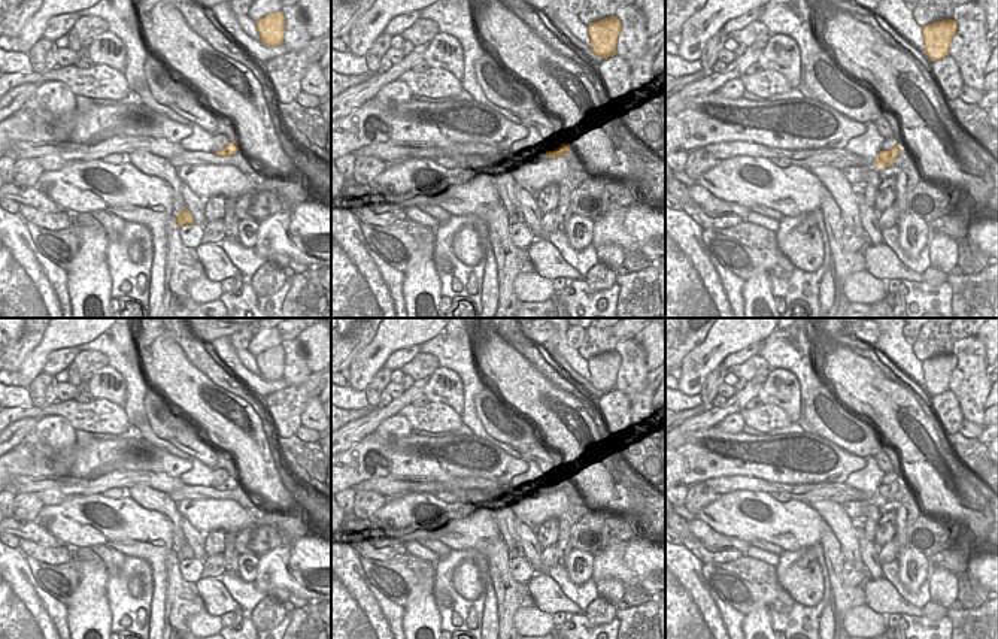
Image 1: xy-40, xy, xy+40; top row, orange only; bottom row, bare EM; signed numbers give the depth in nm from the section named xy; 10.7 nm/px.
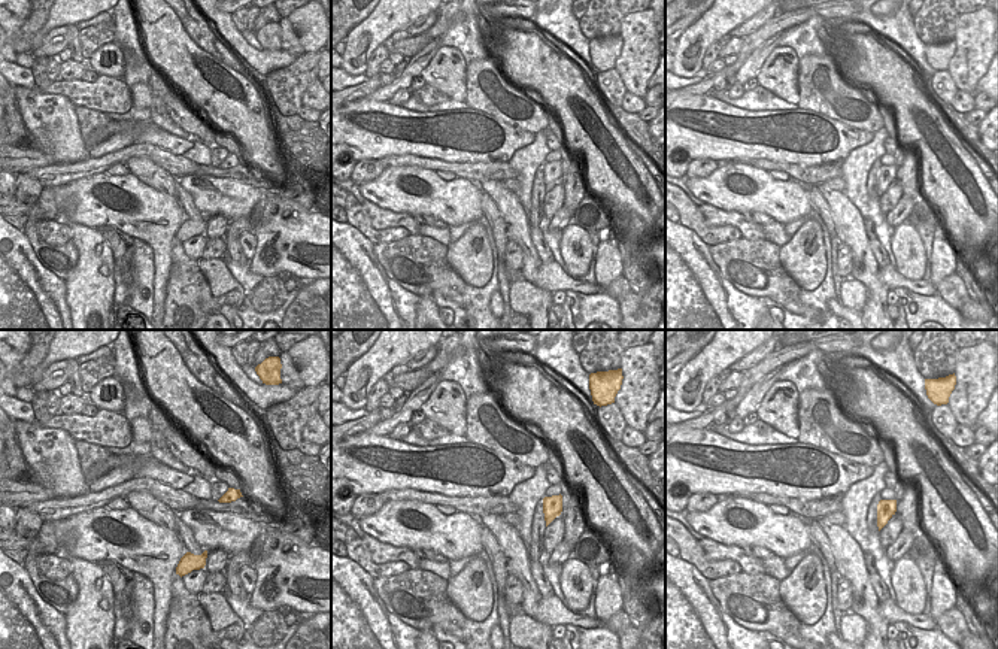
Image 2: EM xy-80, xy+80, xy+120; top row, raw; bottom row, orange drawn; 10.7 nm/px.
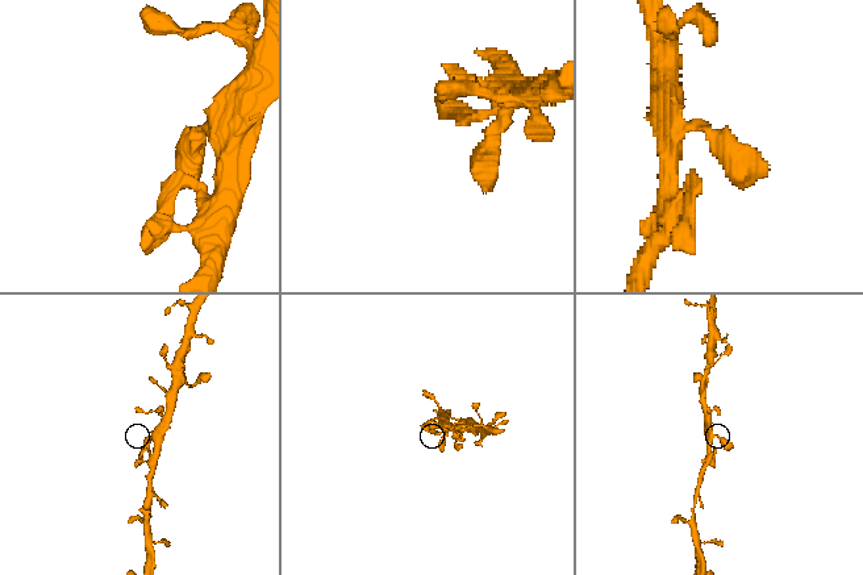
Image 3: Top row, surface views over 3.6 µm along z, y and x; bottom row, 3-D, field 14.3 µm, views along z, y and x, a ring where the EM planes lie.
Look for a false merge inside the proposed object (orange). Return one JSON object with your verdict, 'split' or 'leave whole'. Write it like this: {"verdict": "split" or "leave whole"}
{"verdict": "leave whole"}

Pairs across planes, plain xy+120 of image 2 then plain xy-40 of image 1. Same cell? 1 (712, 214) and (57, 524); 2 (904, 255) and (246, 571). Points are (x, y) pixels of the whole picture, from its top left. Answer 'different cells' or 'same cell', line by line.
1: different cells
2: same cell

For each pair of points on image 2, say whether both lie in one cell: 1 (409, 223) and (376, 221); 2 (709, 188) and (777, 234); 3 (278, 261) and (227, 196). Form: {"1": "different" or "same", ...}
{"1": "same", "2": "different", "3": "same"}

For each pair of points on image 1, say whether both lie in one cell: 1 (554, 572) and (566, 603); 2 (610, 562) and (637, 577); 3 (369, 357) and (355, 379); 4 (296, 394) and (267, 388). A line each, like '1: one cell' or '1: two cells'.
1: two cells
2: one cell
3: one cell
4: two cells

